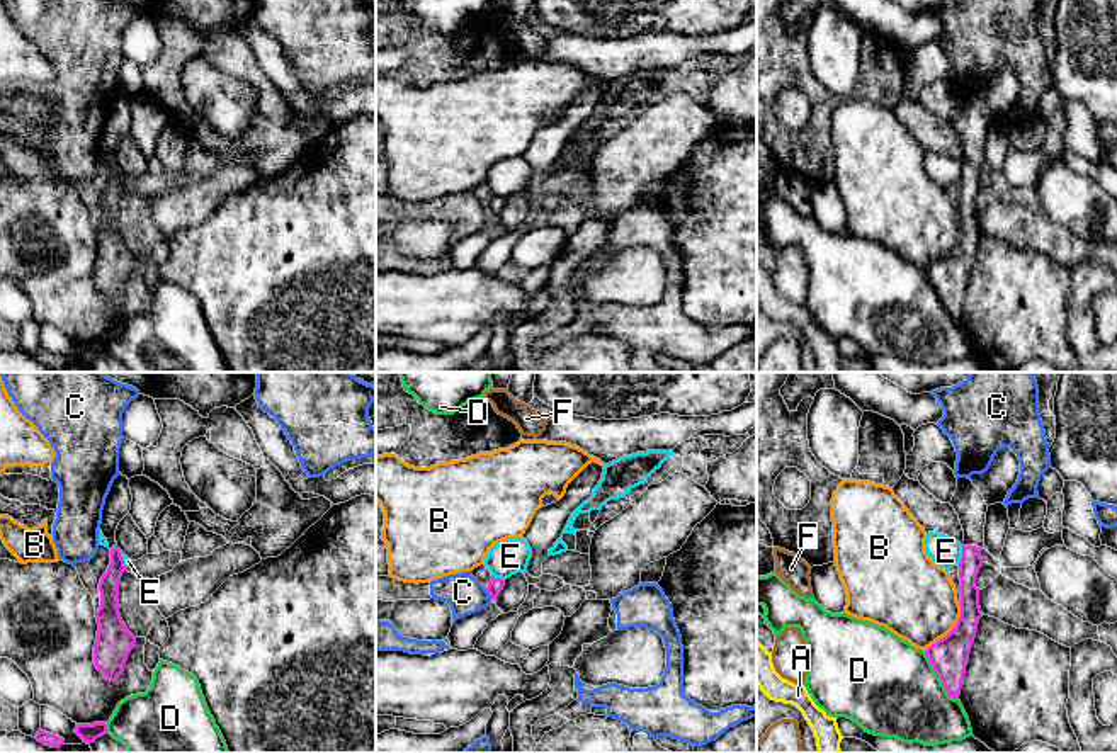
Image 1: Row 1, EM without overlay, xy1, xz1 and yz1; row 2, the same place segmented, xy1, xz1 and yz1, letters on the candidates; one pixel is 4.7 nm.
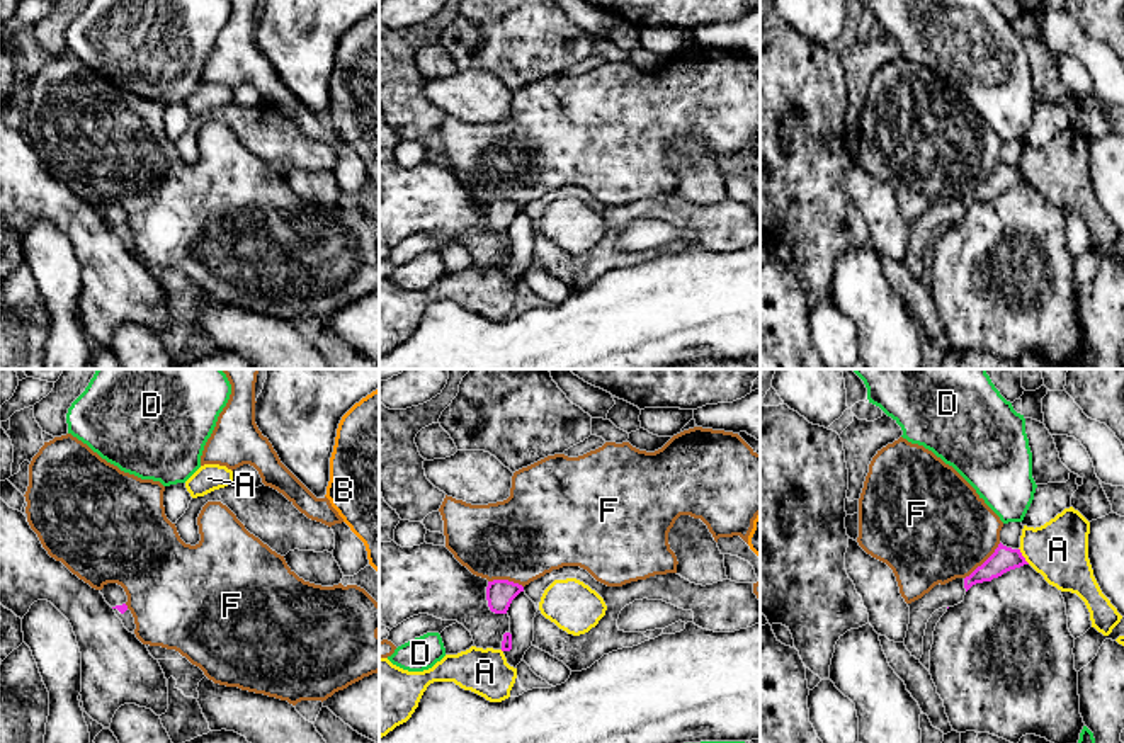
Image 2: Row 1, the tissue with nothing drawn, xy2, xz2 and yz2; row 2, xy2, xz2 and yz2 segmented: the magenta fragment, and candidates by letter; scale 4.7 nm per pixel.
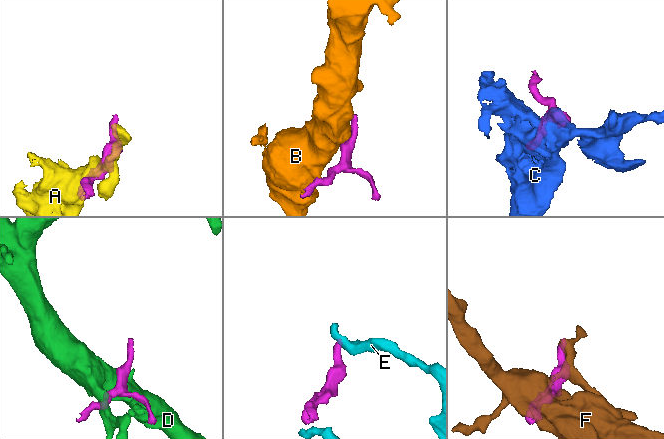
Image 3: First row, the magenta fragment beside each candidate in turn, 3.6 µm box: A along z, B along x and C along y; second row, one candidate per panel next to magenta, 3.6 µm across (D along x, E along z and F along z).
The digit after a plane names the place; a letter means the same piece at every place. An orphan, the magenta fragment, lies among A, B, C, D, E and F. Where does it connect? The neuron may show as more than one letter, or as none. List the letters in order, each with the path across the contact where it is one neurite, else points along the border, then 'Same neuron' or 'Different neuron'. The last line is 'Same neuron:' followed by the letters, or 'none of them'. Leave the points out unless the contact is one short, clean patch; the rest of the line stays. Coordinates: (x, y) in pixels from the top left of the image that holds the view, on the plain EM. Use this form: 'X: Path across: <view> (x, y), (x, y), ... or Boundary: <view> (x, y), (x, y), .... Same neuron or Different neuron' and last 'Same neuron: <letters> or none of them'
A: Different neuron
B: Boundary: yz1 (959, 223), (958, 242), (925, 269). Different neuron
C: Boundary: xz1 (485, 208), (492, 218). Different neuron
D: Different neuron
E: Boundary: yz1 (963, 165), (963, 175), (958, 184). Different neuron
F: Boundary: yz2 (1000, 162), (965, 198). Different neuron
Same neuron: none of them

